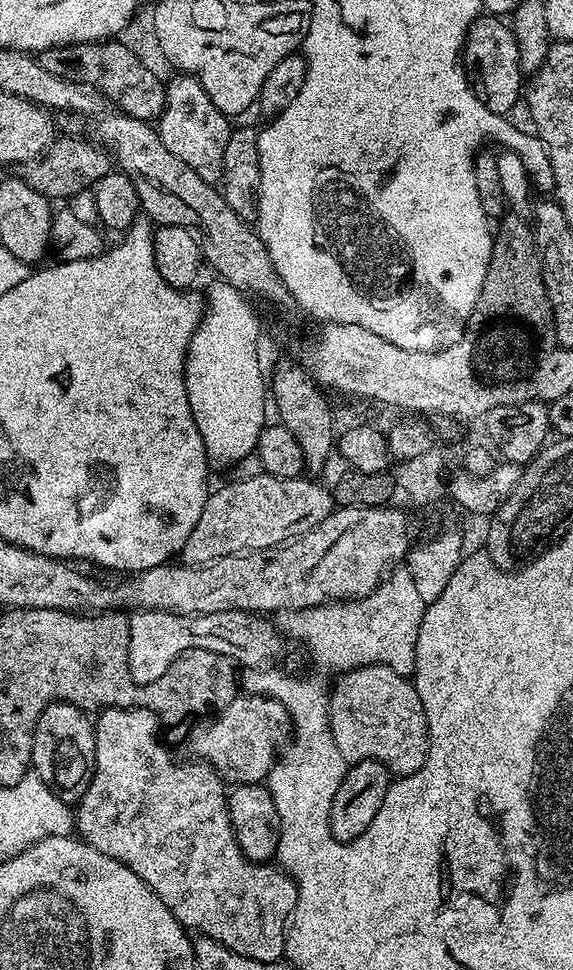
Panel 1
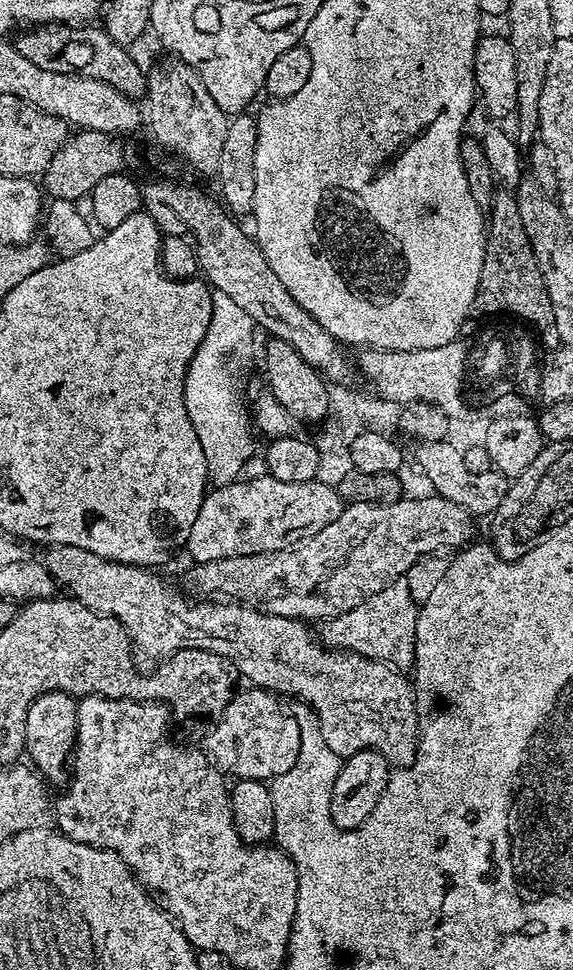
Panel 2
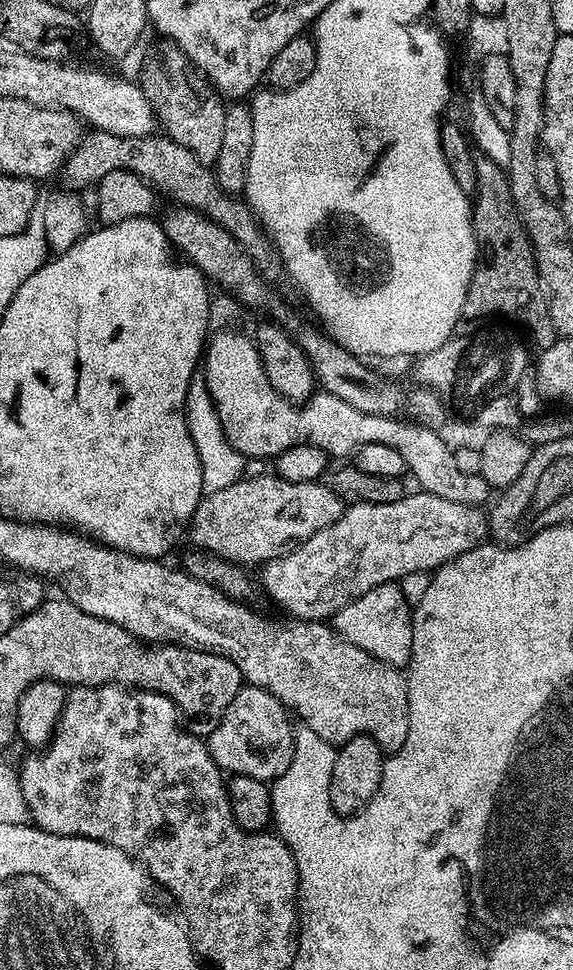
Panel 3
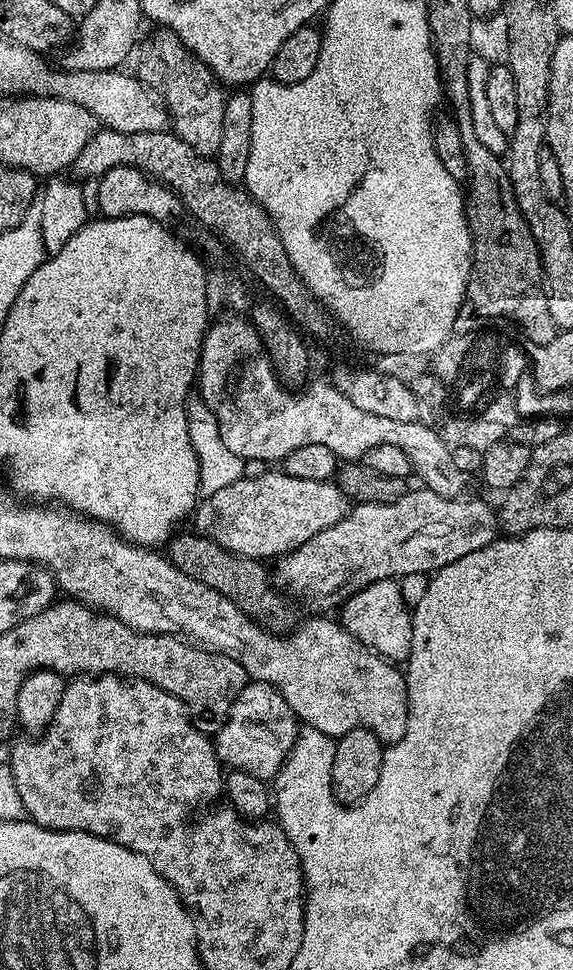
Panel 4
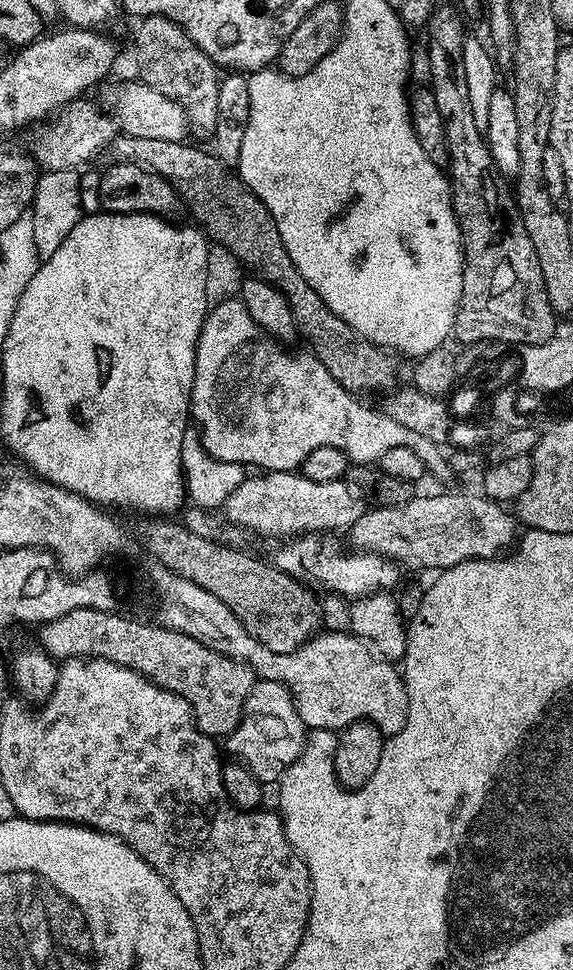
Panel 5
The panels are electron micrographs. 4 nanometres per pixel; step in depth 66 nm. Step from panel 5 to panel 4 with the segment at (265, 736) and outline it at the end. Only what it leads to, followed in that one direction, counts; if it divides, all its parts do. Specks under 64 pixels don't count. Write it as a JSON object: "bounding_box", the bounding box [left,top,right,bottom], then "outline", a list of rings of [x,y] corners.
{"bounding_box":[214,682,298,782],"outline":[[[250,682],[244,687],[242,694],[238,694],[234,706],[219,728],[220,733],[214,736],[214,747],[216,759],[221,765],[237,772],[254,774],[258,779],[268,782],[280,773],[280,768],[292,753],[298,721],[286,698],[282,698],[278,690],[274,690],[269,684]]]}

